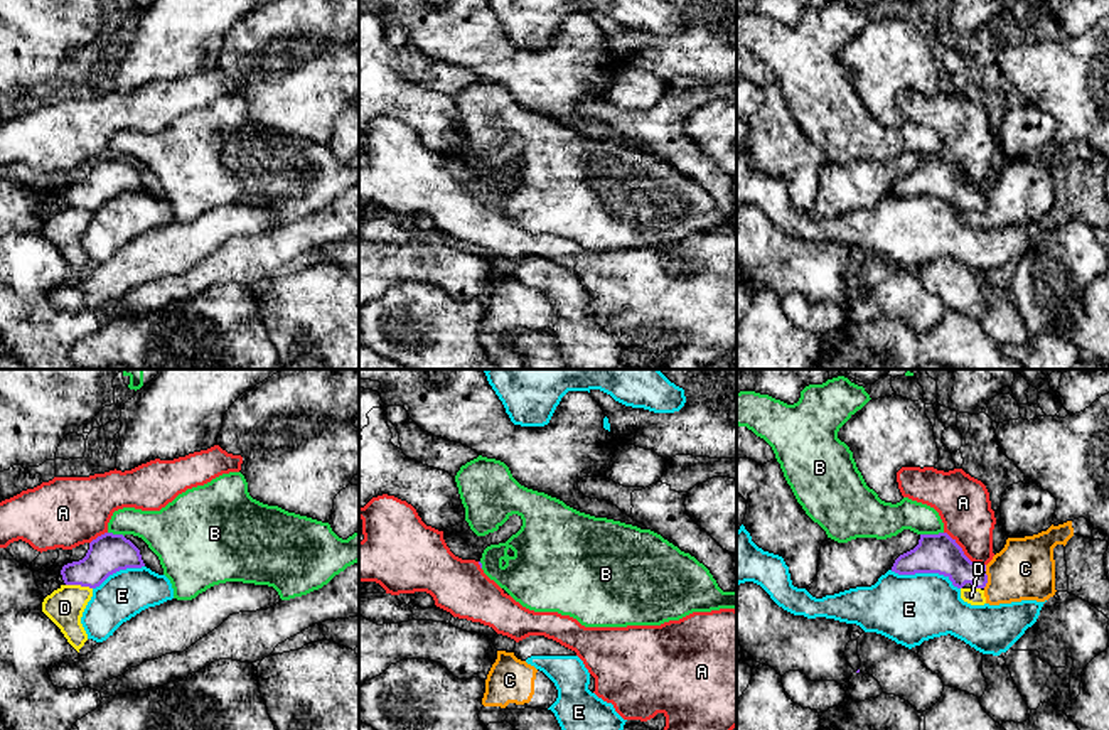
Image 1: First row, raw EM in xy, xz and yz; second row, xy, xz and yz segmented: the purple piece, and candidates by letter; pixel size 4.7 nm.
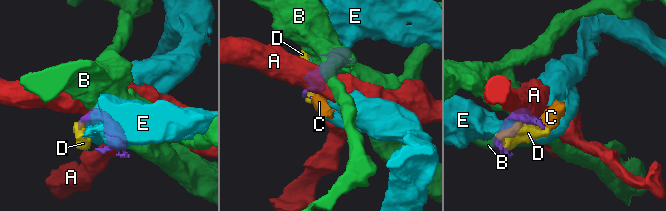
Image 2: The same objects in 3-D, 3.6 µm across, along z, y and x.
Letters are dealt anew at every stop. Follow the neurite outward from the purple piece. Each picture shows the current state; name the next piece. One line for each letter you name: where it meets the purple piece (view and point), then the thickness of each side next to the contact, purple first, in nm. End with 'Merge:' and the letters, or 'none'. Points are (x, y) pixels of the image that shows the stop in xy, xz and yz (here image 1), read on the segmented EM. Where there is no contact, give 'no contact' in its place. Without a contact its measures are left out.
Merge: none

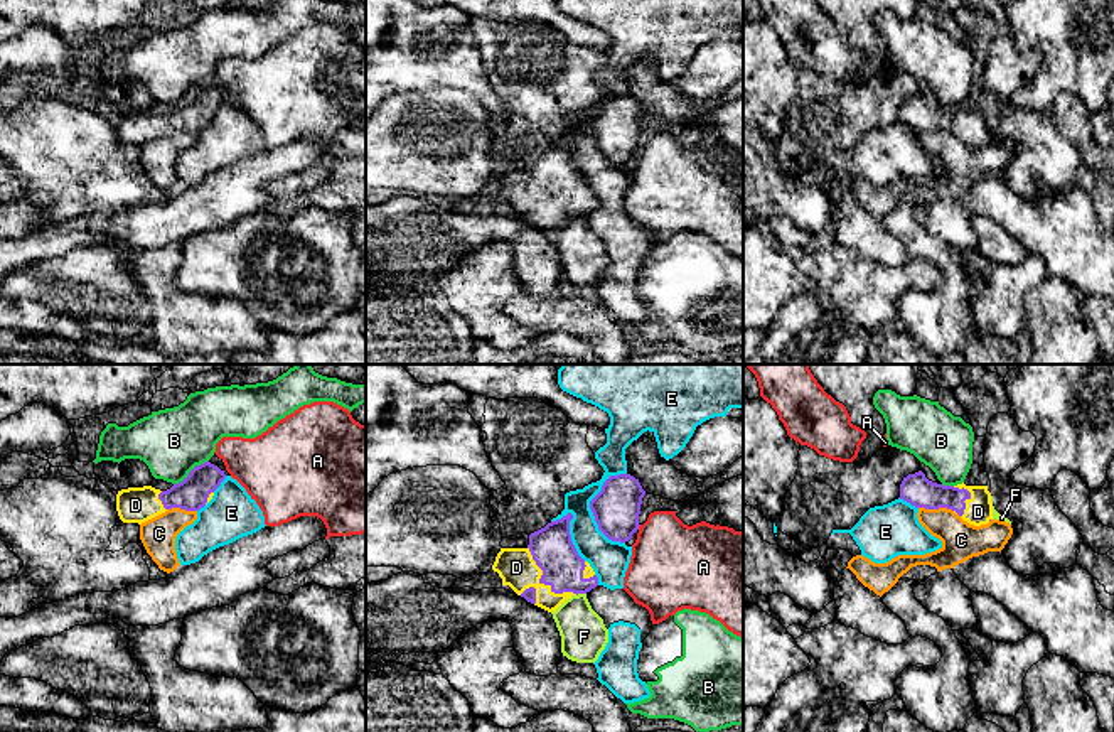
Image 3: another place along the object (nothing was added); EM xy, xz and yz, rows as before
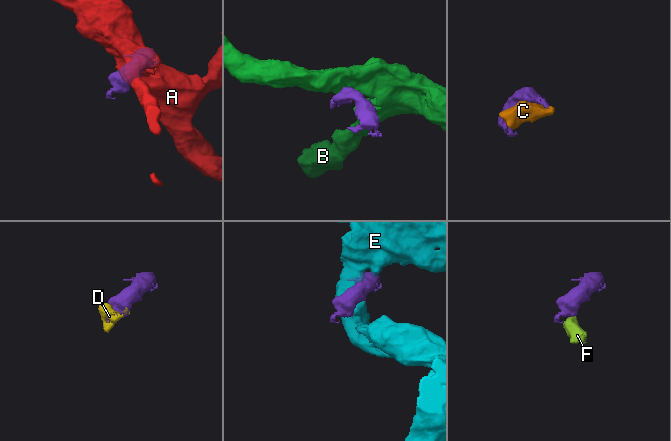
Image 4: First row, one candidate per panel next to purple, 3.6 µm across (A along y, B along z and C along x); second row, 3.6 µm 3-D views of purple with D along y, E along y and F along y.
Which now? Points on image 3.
D: meets purple in xz at (541, 582); 200 nm thick on the purple side, 180 nm on the other
Merge: D

